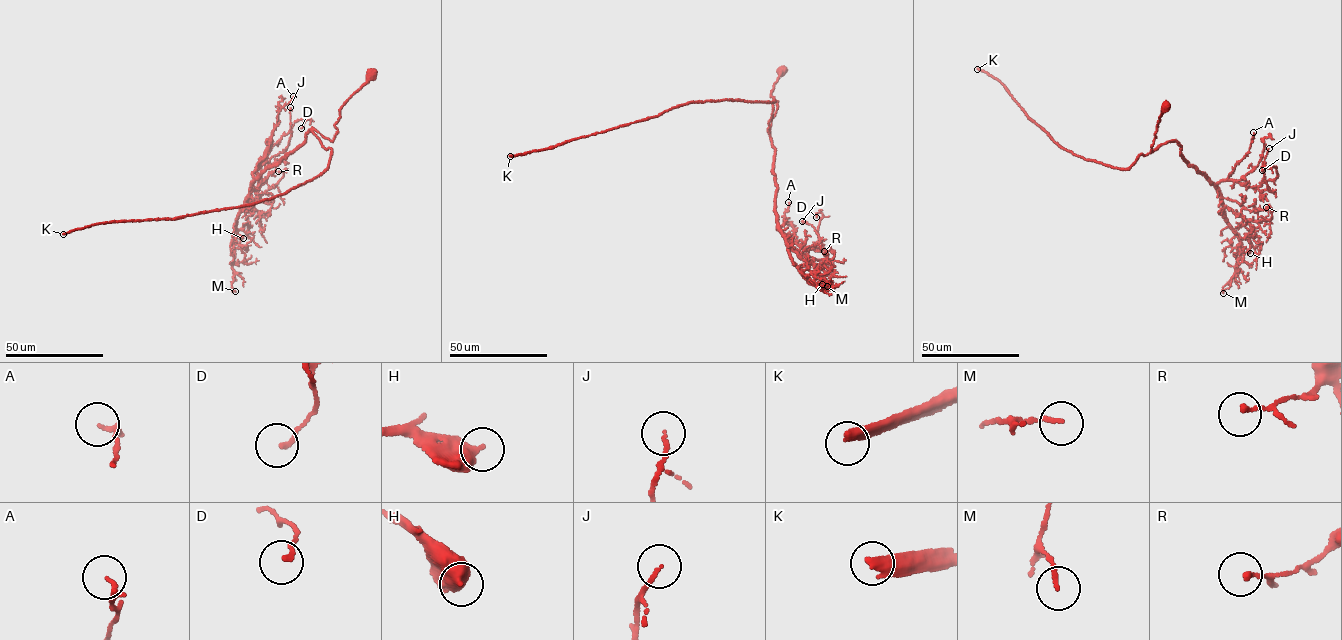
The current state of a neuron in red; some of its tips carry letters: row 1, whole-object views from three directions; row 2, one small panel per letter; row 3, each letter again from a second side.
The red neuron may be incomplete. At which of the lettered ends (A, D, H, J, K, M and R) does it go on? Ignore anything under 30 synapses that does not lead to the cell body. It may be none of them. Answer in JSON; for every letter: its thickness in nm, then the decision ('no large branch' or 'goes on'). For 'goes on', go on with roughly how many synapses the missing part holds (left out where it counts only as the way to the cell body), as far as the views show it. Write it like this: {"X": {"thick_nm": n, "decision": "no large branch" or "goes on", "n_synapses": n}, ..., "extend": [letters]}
{"A": {"thick_nm": 160, "decision": "no large branch"}, "D": {"thick_nm": 150, "decision": "no large branch"}, "H": {"thick_nm": 500, "decision": "no large branch"}, "J": {"thick_nm": 110, "decision": "no large branch"}, "K": {"thick_nm": 440, "decision": "goes on", "n_synapses": 550}, "M": {"thick_nm": 130, "decision": "no large branch"}, "R": {"thick_nm": 110, "decision": "no large branch"}, "extend": ["K"]}

